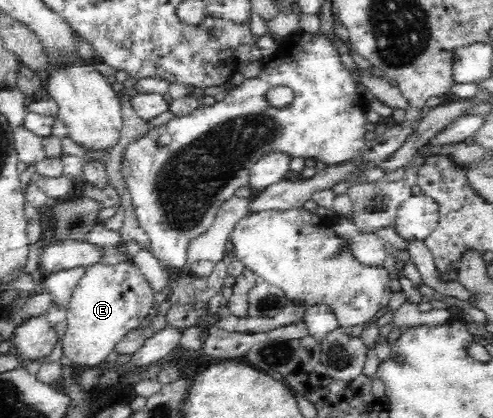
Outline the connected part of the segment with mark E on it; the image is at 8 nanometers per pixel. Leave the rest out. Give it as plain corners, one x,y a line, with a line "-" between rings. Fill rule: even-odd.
132,262
97,263
87,267
73,287
66,309
67,328
62,337
64,355
75,368
105,365
107,355
130,331
140,327
153,307
154,288

